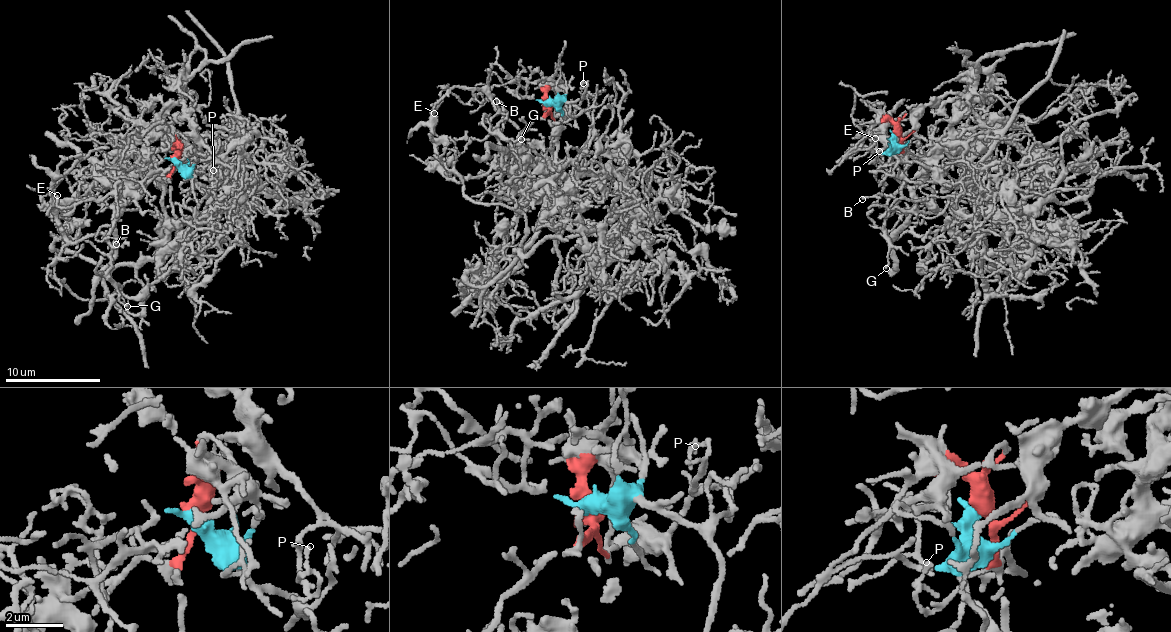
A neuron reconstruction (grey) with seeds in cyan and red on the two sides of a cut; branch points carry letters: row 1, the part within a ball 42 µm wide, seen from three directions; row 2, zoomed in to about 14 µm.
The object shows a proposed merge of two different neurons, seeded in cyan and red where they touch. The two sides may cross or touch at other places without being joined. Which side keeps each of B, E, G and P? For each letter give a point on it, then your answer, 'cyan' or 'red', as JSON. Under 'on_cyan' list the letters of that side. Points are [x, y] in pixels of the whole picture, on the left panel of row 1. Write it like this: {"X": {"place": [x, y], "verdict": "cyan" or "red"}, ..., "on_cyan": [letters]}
{"B": {"place": [116, 244], "verdict": "red"}, "E": {"place": [57, 195], "verdict": "red"}, "G": {"place": [127, 306], "verdict": "red"}, "P": {"place": [213, 170], "verdict": "red"}, "on_cyan": []}

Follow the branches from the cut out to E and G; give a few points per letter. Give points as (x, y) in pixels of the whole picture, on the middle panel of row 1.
E: (546, 104), (546, 112), (520, 132), (514, 149), (521, 132), (480, 90), (450, 88), (435, 104), (434, 114)
G: (546, 104), (546, 112), (520, 132), (509, 151), (493, 130), (521, 138)

